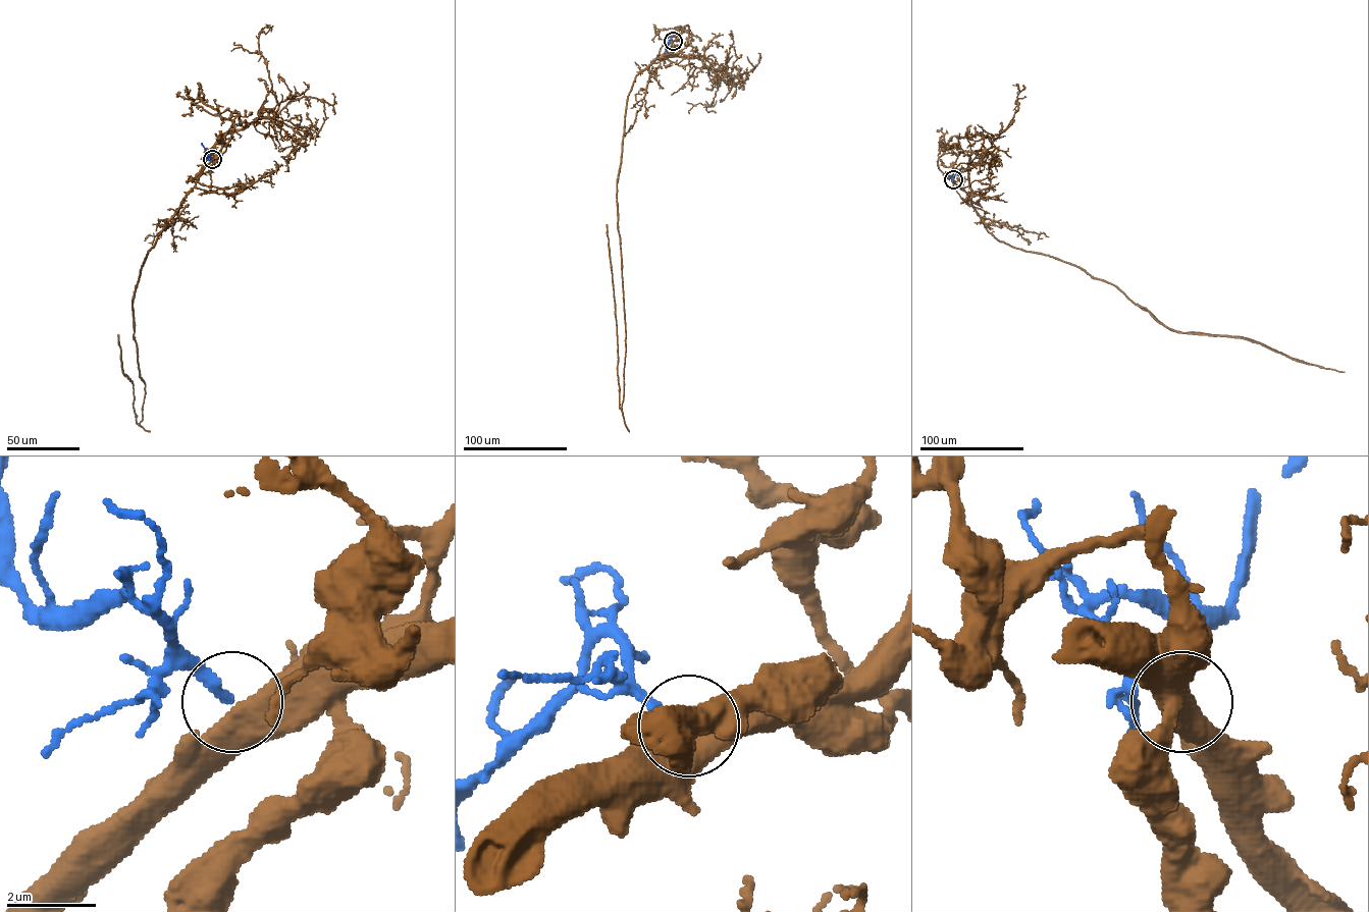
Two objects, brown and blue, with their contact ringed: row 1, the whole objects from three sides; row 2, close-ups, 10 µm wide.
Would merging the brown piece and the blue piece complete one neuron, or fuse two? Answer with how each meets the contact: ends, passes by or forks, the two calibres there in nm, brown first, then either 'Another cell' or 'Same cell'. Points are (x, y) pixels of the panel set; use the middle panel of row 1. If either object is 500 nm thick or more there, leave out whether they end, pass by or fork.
At the ring brown passes by. At the ring blue ends. Thickness 480 nm (brown) against 190 nm. Another cell

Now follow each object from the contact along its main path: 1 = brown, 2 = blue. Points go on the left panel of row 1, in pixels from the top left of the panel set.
1: (212, 160), (142, 266), (133, 299), (134, 336), (145, 383), (143, 420), (137, 423), (118, 334)
2: (212, 159), (204, 155), (202, 144)

